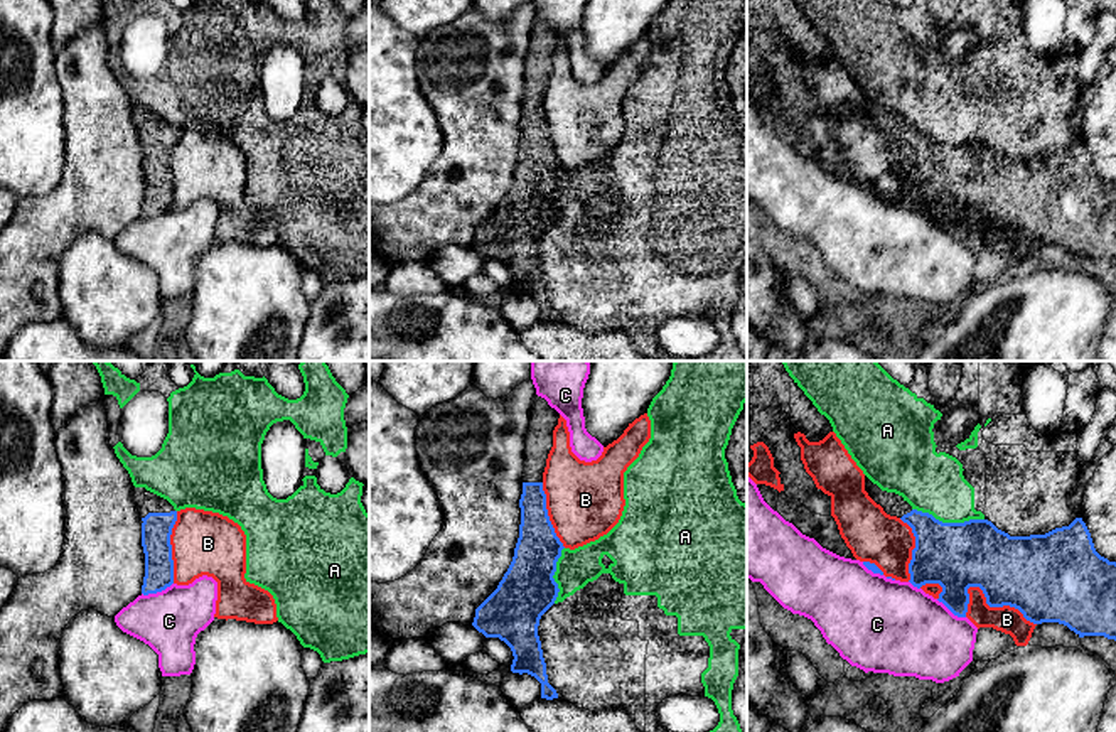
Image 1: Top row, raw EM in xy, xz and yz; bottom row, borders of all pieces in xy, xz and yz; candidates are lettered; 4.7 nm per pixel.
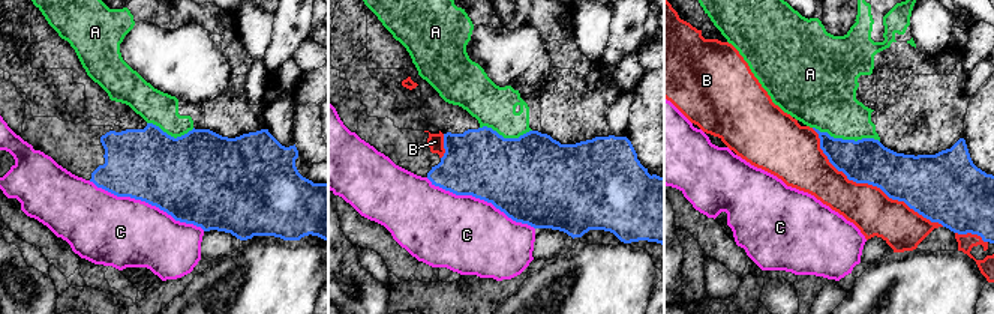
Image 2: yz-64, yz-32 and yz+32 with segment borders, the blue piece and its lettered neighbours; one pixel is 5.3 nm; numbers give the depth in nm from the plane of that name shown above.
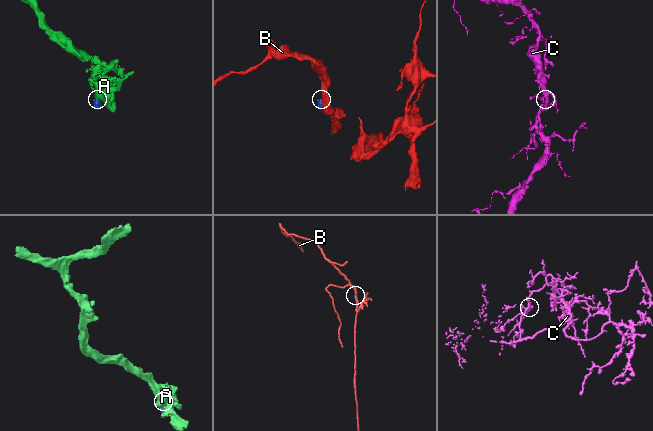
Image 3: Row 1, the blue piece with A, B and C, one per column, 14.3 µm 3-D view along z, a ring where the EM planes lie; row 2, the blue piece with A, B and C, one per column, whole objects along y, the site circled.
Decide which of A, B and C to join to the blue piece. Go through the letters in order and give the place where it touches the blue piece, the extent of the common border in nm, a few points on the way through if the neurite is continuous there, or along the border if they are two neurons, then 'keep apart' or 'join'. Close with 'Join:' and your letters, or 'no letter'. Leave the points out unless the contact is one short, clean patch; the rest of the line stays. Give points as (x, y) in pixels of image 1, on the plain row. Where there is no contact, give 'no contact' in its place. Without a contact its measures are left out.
A: yz (948, 145) | 340 nm | along yz (912, 130), (931, 135), (943, 144), (983, 142) | keep apart
B: yz (998, 228) | 380 nm | keep apart
C: xy (157, 213) | 160 nm | keep apart
Join: no letter

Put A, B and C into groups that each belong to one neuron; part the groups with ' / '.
A / B / C

